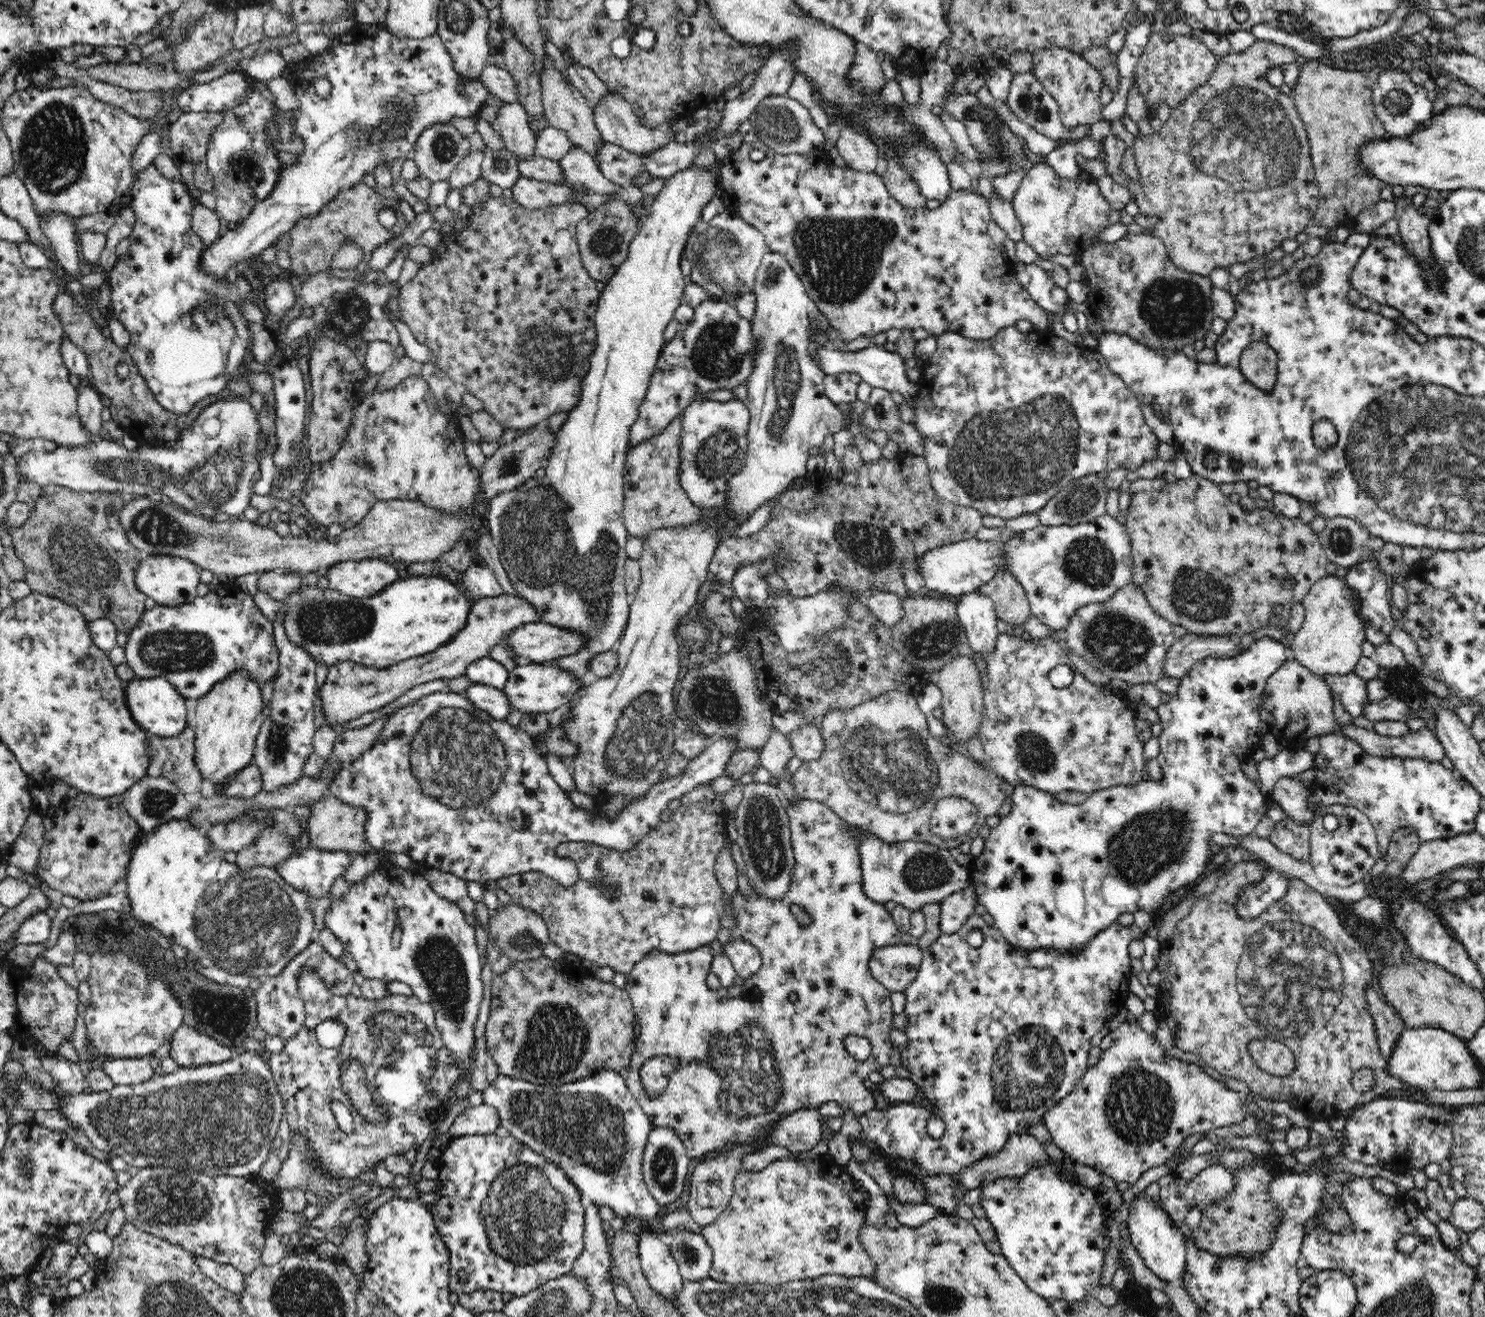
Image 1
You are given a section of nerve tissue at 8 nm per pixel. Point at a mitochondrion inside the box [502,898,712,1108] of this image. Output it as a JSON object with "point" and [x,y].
{"point":[556,1040]}

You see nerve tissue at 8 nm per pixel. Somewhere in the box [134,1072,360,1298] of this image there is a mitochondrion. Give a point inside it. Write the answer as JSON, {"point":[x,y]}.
{"point":[322,1189]}

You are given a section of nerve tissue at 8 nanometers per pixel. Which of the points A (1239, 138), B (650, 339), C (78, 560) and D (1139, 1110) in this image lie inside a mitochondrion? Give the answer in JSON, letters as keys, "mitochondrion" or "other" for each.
{"A":"mitochondrion","B":"other","C":"mitochondrion","D":"mitochondrion"}

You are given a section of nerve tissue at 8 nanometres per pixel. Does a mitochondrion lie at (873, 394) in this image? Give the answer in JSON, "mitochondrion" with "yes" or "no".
{"mitochondrion":"no"}

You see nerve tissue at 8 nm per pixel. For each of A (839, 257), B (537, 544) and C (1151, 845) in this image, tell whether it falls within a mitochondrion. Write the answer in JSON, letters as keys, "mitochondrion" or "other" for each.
{"A":"mitochondrion","B":"mitochondrion","C":"mitochondrion"}

